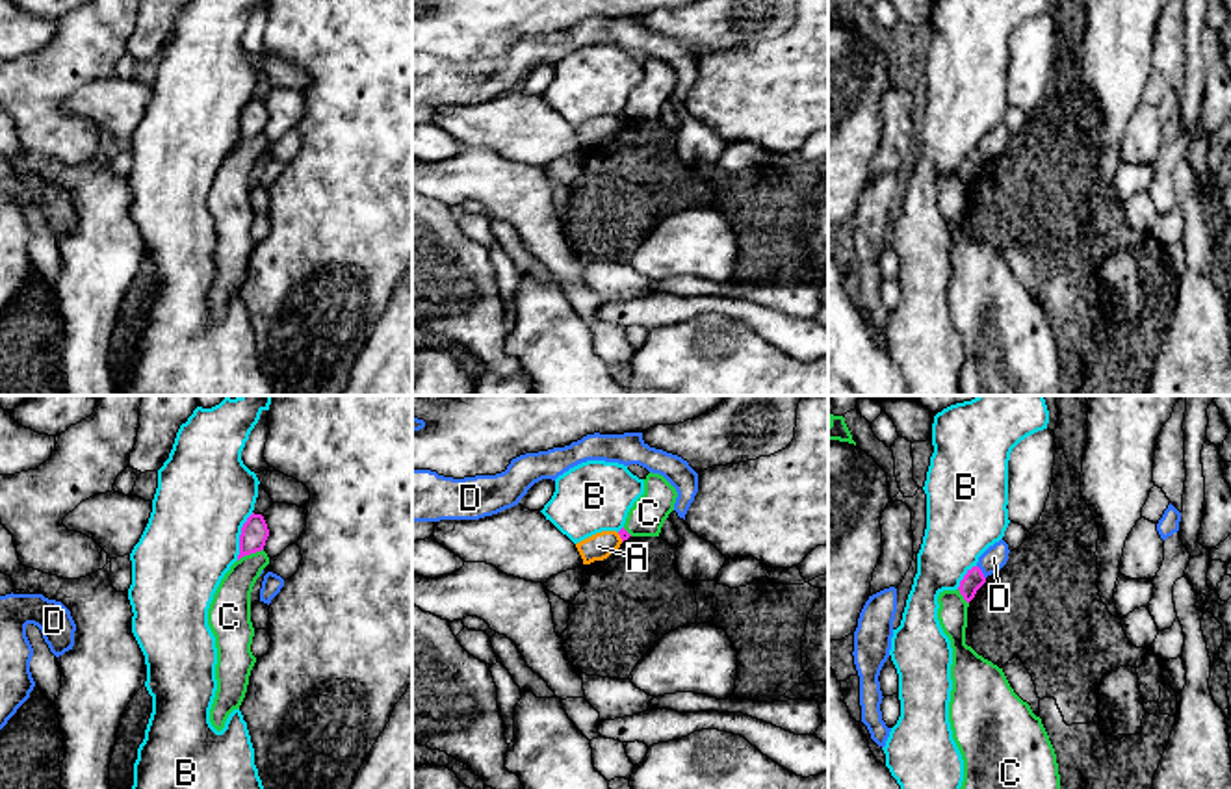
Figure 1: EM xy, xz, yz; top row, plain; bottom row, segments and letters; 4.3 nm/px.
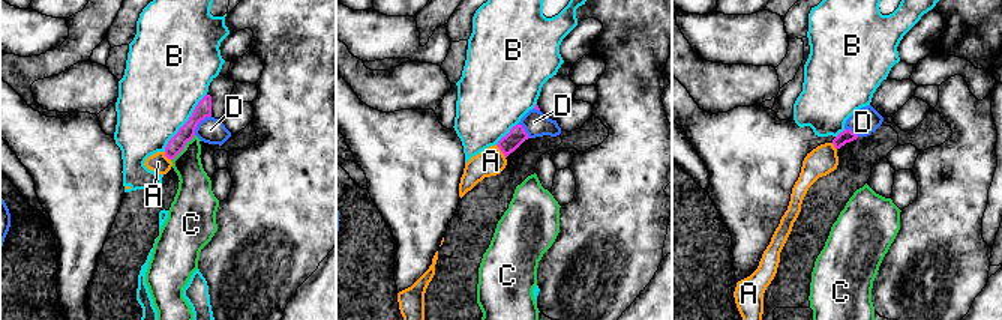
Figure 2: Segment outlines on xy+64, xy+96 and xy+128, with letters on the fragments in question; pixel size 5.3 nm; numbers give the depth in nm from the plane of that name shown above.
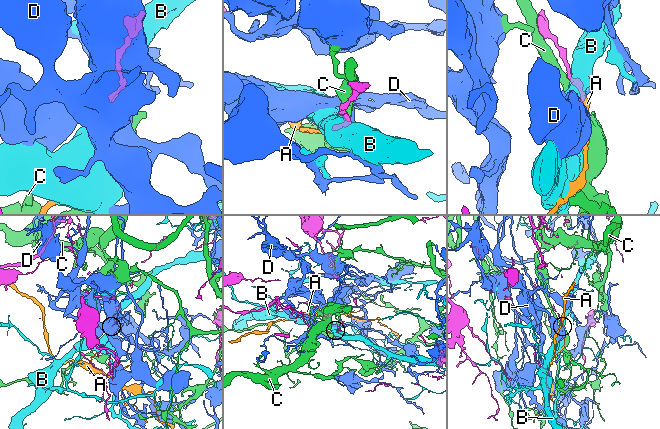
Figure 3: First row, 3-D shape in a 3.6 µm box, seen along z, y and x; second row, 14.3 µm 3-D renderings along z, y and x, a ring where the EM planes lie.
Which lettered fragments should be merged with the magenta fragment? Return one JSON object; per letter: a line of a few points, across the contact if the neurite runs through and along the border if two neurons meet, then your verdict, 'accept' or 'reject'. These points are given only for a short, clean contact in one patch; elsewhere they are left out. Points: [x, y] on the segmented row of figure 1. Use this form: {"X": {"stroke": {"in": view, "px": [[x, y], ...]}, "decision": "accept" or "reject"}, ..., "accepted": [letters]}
{"A": {"decision": "reject"}, "B": {"decision": "reject"}, "C": {"decision": "reject"}, "D": {"decision": "reject"}, "accepted": []}

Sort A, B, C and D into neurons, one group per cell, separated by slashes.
A / B / C / D

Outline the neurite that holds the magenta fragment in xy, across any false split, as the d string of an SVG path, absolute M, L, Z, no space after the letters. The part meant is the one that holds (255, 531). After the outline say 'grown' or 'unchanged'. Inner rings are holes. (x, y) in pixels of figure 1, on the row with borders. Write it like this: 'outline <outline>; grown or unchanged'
outline M253 512L241 527L238 561L245 555L262 551L267 537L269 529L264 516Z; unchanged

